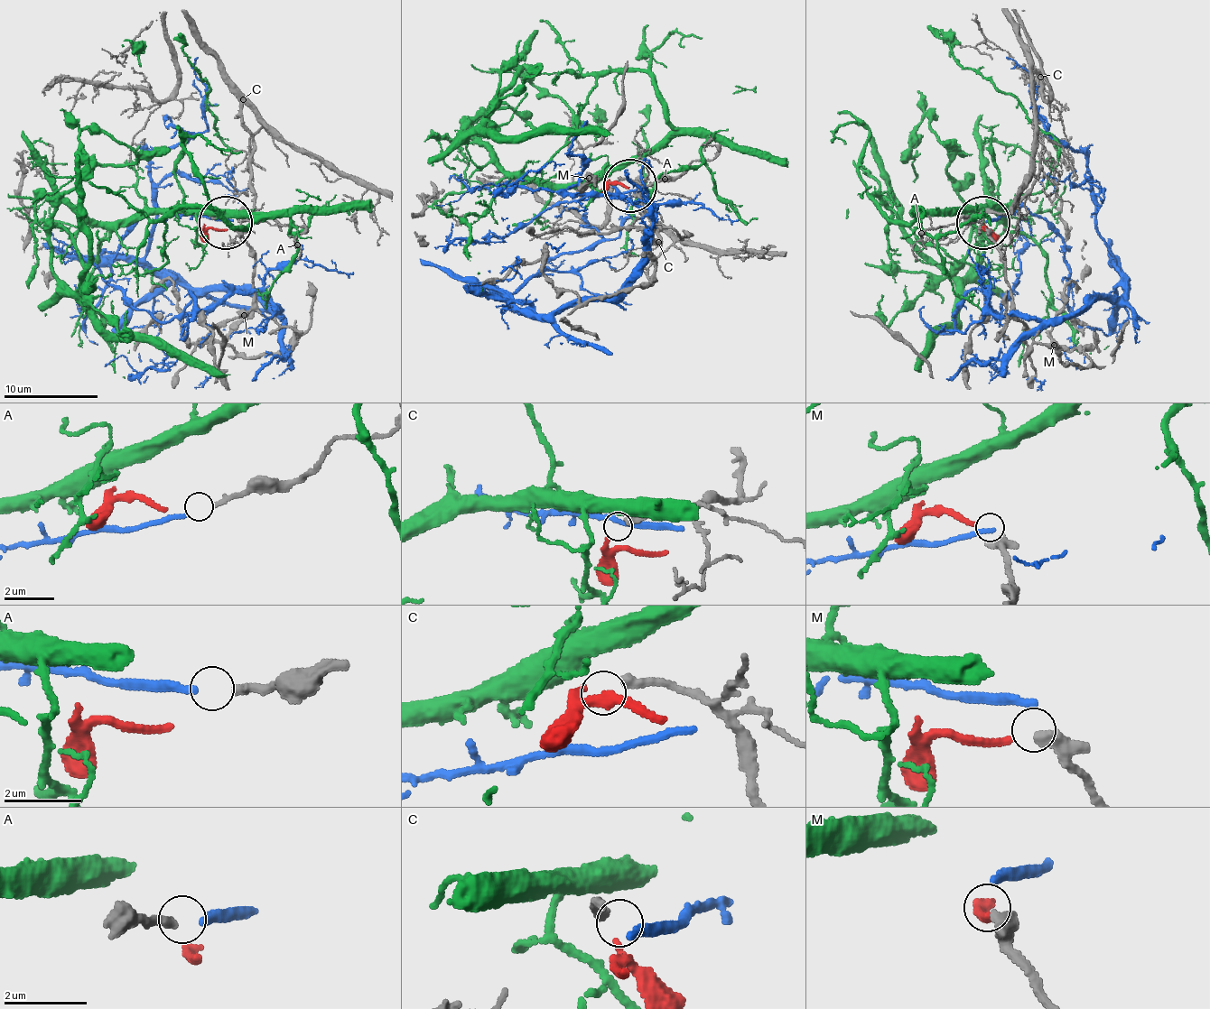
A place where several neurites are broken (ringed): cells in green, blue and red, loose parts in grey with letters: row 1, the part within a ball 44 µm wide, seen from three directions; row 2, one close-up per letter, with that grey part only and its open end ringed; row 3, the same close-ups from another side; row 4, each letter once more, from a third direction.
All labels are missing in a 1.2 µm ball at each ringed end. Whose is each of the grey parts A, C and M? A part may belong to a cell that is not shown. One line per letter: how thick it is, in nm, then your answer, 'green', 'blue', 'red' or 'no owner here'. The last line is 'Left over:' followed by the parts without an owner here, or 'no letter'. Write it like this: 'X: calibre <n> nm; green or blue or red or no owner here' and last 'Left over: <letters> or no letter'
A: calibre 200 nm; blue
C: calibre 260 nm; no owner here
M: calibre 280 nm; red
Left over: C

